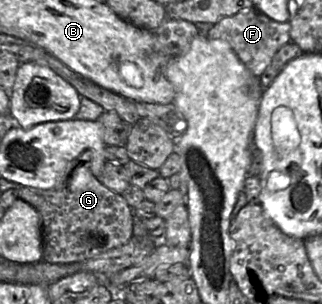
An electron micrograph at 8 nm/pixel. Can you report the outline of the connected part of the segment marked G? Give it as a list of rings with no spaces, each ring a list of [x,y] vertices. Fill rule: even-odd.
[[[76,166],[60,189],[20,186],[18,197],[39,213],[43,261],[69,264],[90,259],[126,244],[133,236],[134,214],[120,194],[101,183],[86,166]]]

